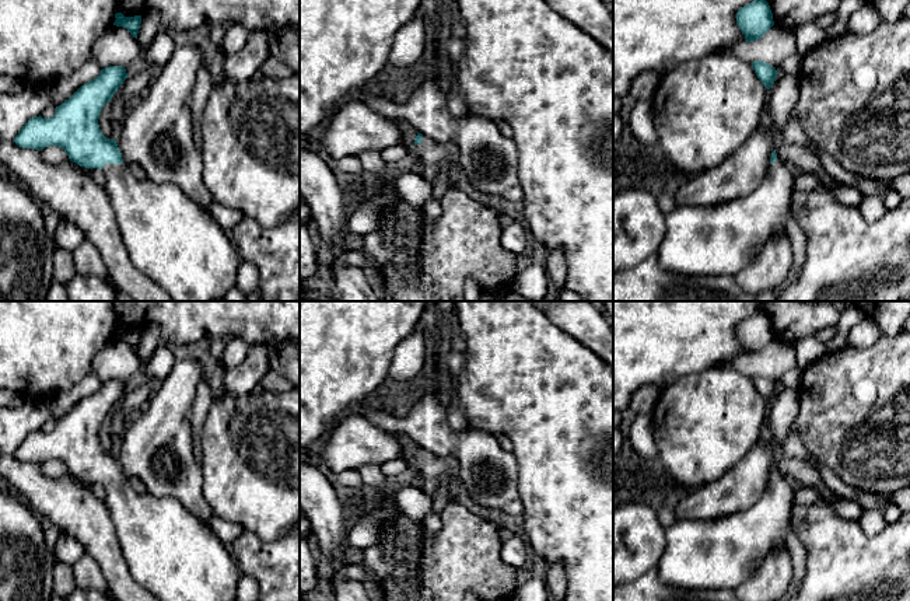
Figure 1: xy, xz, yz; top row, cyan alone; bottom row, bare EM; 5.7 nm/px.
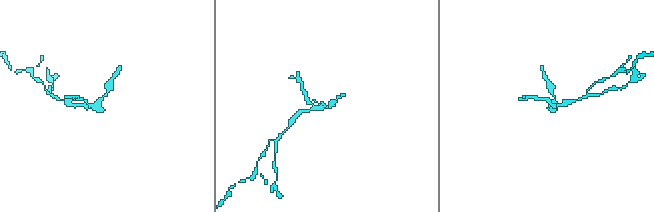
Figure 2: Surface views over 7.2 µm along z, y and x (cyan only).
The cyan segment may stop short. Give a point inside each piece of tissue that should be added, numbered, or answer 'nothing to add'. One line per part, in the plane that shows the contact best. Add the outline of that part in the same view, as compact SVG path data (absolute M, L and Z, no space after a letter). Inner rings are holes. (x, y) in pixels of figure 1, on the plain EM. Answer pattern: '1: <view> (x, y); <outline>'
1: xy (172, 554); M125 476L105 478L105 506L112 518L122 553L132 577L160 601L234 601L242 576L234 556L214 535L209 524L197 518L175 497L137 493Z

